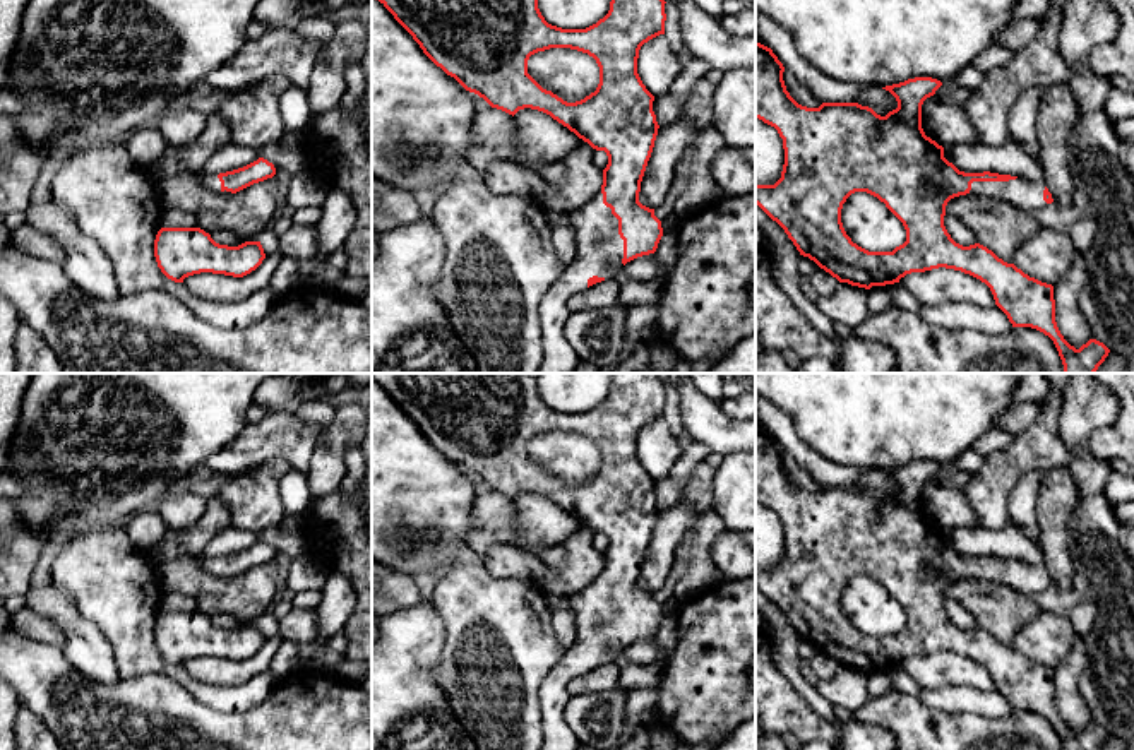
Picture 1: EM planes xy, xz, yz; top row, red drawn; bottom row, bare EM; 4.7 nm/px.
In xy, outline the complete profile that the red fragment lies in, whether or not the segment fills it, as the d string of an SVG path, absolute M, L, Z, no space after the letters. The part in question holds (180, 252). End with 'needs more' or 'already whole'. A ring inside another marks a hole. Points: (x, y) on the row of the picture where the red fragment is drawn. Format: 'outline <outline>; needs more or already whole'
outline M161 228L154 240L154 257L161 272L175 281L212 272L243 277L266 259L260 241L245 241L238 247L216 243L200 228Z; already whole

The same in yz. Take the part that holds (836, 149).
outline M755 41L755 118L774 127L783 139L785 164L774 185L755 185L755 204L776 221L800 255L814 260L839 283L870 289L899 283L911 272L939 267L961 271L985 283L995 305L1012 327L1031 327L1048 336L1062 360L1064 373L1095 373L1110 349L1089 339L1079 349L1071 346L1055 322L1053 286L1030 277L1014 264L999 259L987 247L956 243L944 226L946 205L959 195L1002 200L1033 212L1052 204L1045 180L1031 182L999 173L964 173L944 158L944 147L925 135L922 104L942 86L932 77L915 77L886 86L898 108L886 116L858 103L822 103L819 108L798 104L786 91L785 67L771 48ZM855 192L877 197L903 223L906 241L892 252L868 252L846 235L841 209Z; needs more

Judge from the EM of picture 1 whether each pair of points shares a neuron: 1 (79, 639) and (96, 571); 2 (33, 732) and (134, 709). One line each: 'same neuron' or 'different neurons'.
1: different neurons
2: different neurons

